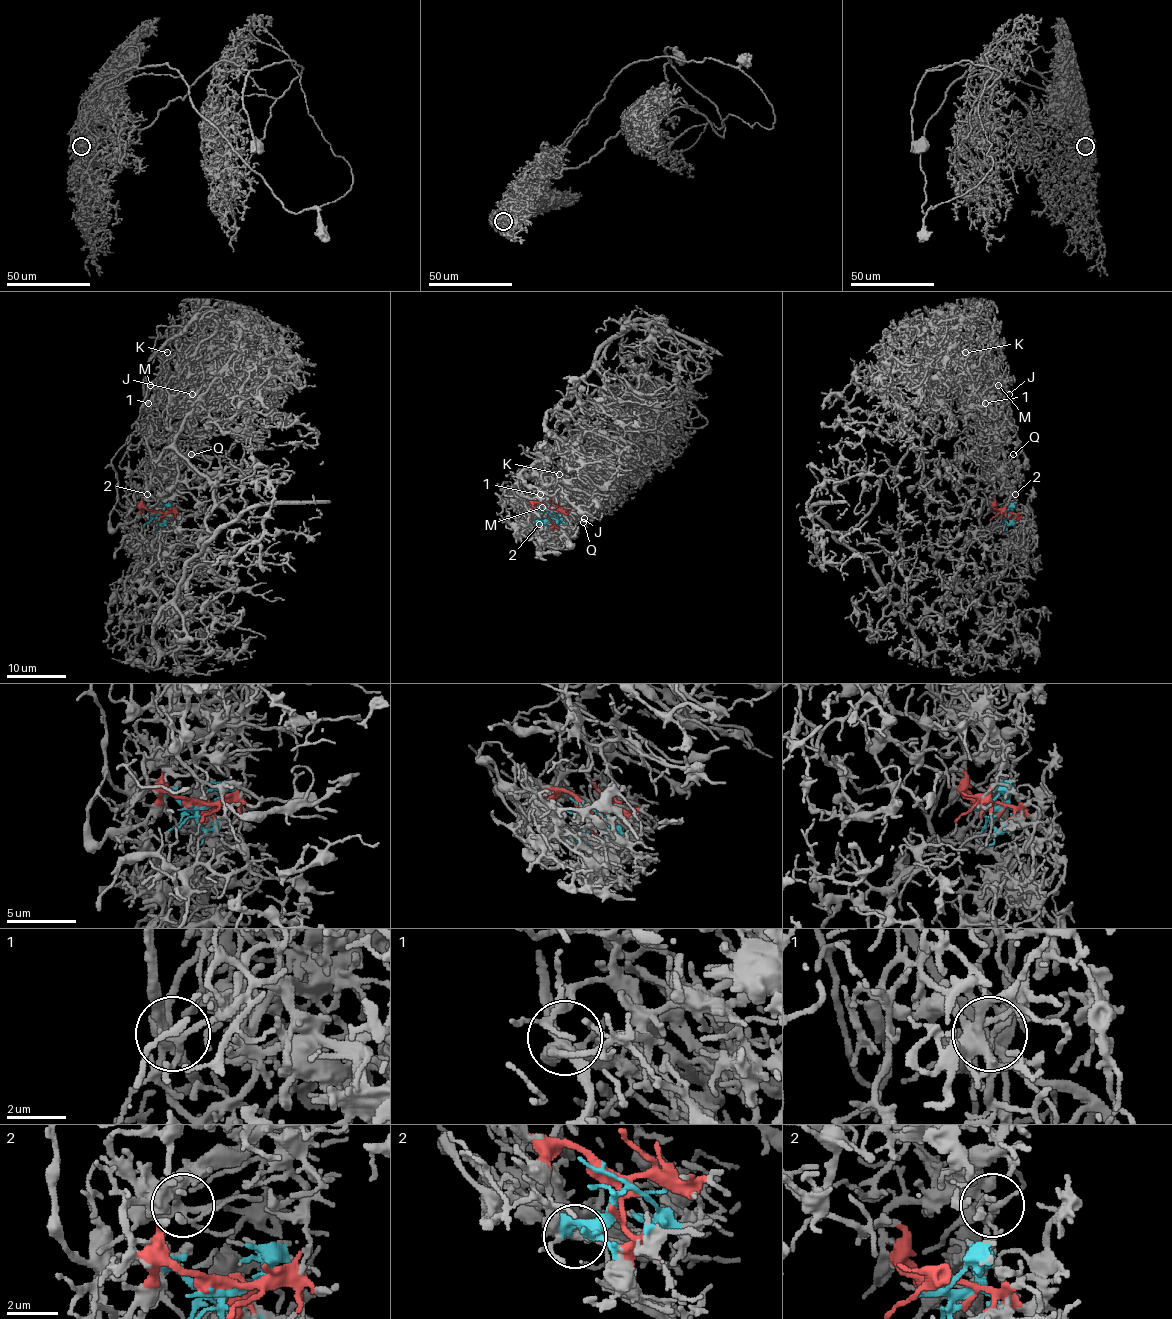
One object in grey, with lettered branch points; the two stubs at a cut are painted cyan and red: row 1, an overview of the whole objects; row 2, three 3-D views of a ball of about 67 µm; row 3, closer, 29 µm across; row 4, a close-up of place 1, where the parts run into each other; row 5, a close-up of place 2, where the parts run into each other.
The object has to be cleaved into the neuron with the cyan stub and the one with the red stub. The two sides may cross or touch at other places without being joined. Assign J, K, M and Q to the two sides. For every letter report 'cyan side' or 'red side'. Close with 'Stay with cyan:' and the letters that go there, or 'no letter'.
J: cyan side
K: cyan side
M: cyan side
Q: cyan side
Stay with cyan: J, K, M, Q

